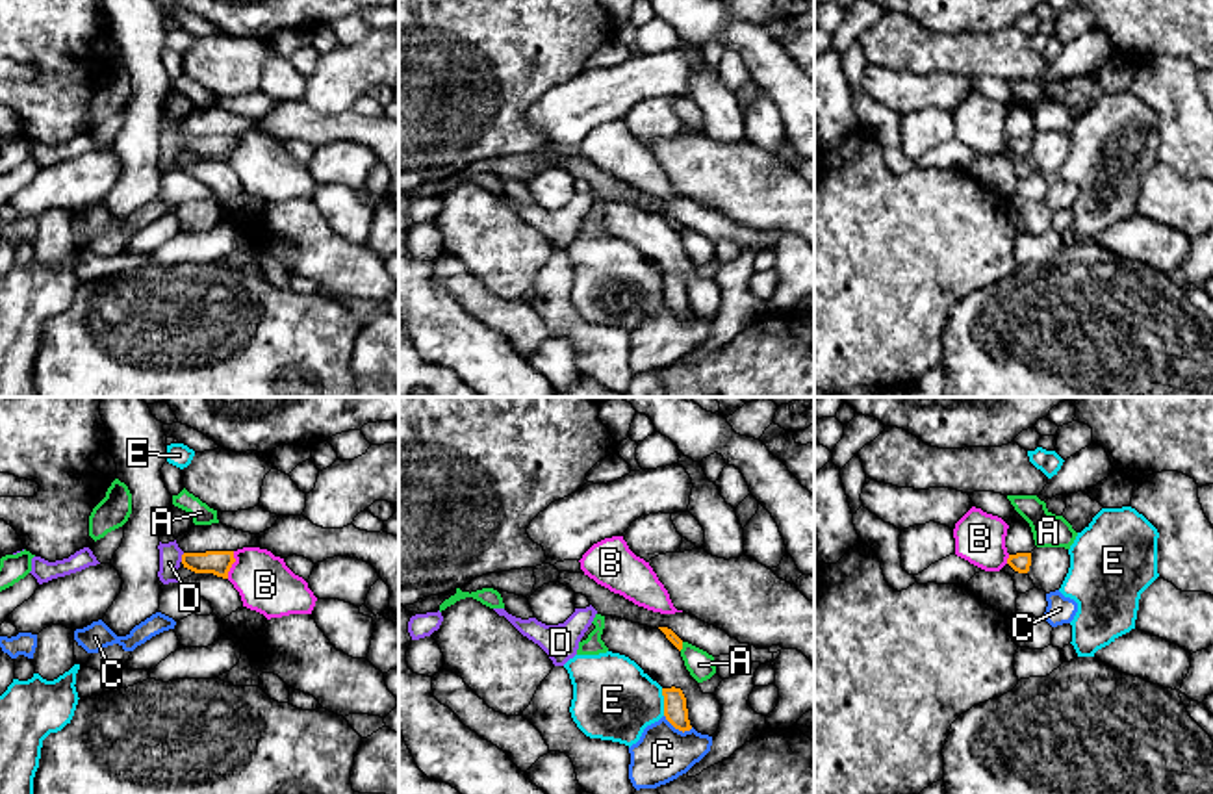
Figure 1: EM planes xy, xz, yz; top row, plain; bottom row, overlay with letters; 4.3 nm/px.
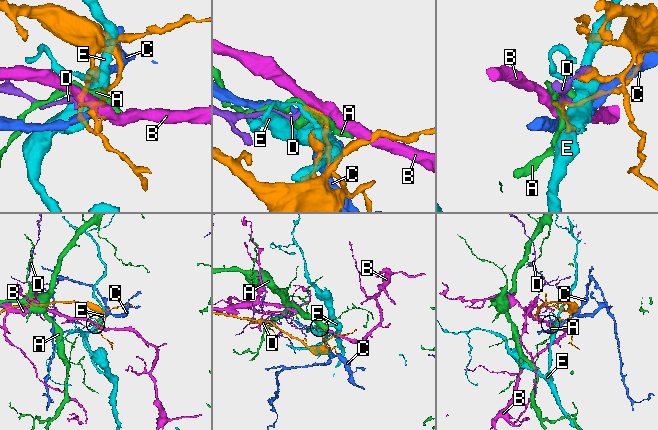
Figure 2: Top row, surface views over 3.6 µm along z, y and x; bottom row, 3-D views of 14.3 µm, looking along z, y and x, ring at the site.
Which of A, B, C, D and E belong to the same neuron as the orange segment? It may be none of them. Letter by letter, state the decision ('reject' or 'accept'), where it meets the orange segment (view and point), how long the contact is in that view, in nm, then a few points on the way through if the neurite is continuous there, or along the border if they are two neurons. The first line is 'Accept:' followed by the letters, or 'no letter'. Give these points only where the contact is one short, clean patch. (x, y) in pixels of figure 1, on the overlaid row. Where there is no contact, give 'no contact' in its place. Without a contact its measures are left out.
Accept: no letter
A: reject; meets orange in xz at (681, 646); contact 40 nm long; border along xz (683, 642), (679, 650)
B: reject; meets orange in xy at (232, 563); contact 120 nm long
C: reject; meets orange in xz at (677, 728); contact 140 nm long
D: reject; meets orange in xy at (182, 557); contact 40 nm long
E: reject; meets orange in xz at (664, 702); contact 120 nm long

